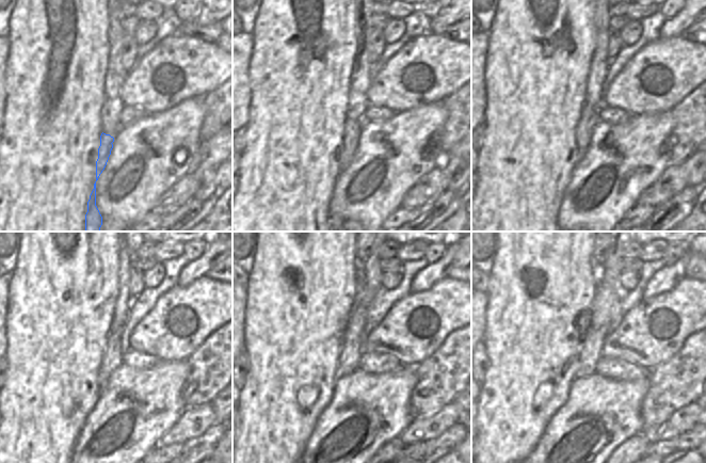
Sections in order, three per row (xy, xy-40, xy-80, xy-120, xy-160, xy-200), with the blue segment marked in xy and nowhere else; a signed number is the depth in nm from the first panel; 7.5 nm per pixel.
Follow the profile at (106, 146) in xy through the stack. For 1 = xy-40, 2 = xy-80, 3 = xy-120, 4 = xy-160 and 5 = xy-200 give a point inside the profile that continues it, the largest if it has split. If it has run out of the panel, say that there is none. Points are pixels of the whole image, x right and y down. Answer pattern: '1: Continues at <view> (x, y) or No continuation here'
1: Continues at xy-40 (351, 128)
2: Continues at xy-80 (589, 117)
3: Continues at xy-120 (111, 360)
4: Continues at xy-160 (350, 357)
5: Continues at xy-200 (606, 300).

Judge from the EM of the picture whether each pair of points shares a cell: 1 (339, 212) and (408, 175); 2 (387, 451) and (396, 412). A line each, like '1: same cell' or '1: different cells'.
1: same cell
2: different cells

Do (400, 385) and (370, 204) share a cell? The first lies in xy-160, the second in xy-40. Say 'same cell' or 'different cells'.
same cell

